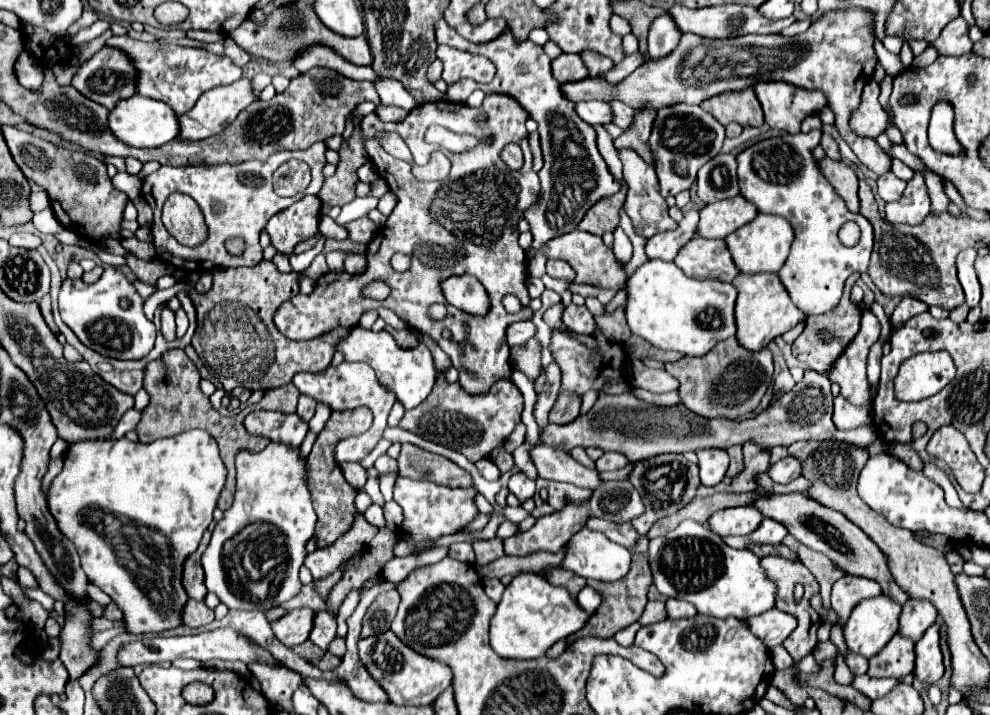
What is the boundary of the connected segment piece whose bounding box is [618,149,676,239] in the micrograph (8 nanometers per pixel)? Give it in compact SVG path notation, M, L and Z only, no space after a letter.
M622 149L618 151L622 163L624 163L624 179L628 183L628 197L626 197L626 205L624 211L628 213L628 217L632 219L632 225L636 229L636 233L640 233L642 237L650 239L652 235L660 233L660 231L670 231L676 229L676 221L670 219L668 215L668 205L666 199L660 195L660 185L654 173L654 167L646 165L644 159L640 159L634 151L630 149Z

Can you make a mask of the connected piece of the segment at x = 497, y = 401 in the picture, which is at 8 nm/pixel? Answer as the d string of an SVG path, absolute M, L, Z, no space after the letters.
M438 379L428 399L422 401L416 409L404 413L400 427L424 439L438 441L440 445L450 447L466 455L472 463L476 463L490 455L494 447L508 439L508 435L520 423L522 407L524 407L522 393L512 381L498 381L488 395L470 395L458 383L450 385L444 379Z

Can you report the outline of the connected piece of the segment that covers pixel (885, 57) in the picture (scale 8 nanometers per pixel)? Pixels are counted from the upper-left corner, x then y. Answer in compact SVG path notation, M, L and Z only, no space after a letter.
M876 39L874 42L874 49L877 58L884 68L887 75L895 77L901 73L905 68L903 67L898 55L894 55L885 49L882 41Z

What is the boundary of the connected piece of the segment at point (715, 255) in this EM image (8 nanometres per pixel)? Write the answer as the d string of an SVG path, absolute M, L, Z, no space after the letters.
M694 237L684 245L674 259L676 265L688 275L696 279L720 279L732 281L740 271L728 253L724 239L702 239Z

